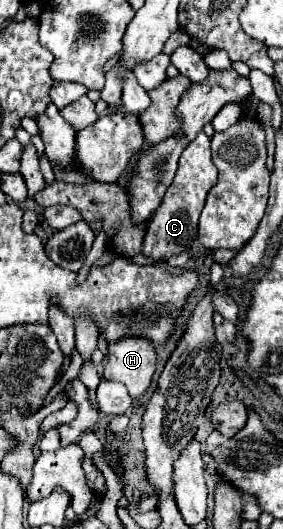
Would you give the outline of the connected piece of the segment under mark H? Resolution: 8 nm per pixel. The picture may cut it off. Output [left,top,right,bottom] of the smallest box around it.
[105,337,157,399]

